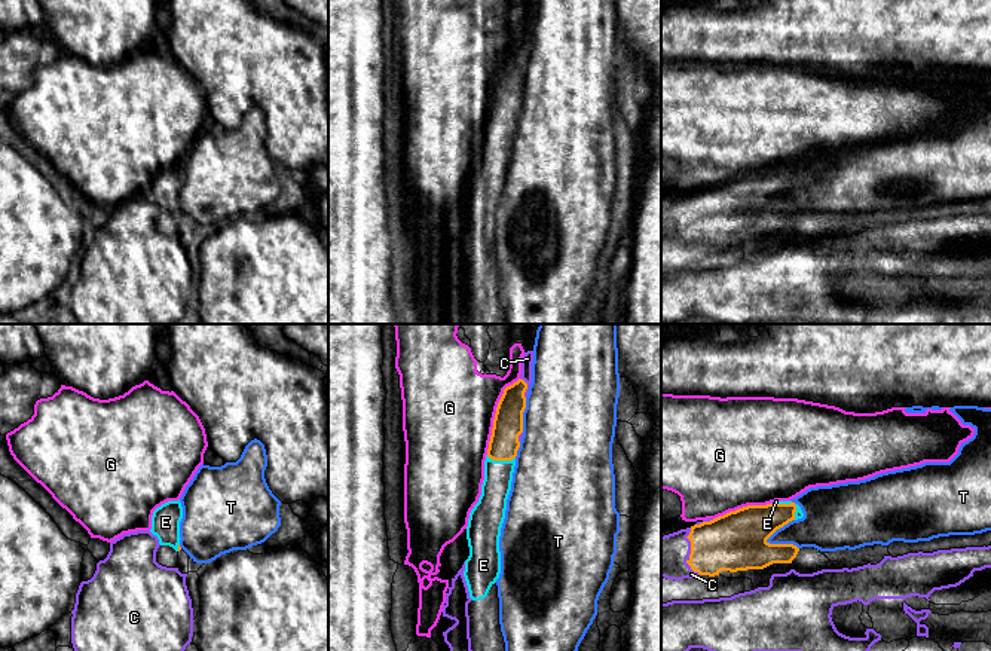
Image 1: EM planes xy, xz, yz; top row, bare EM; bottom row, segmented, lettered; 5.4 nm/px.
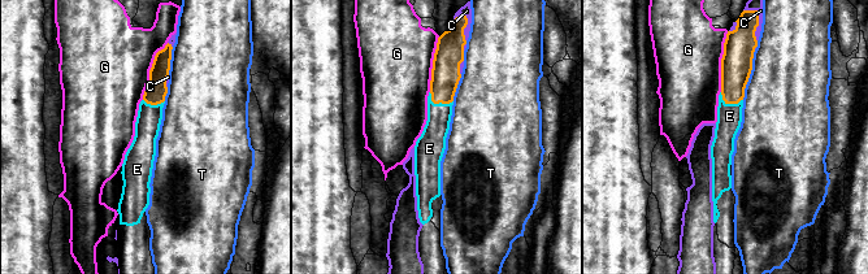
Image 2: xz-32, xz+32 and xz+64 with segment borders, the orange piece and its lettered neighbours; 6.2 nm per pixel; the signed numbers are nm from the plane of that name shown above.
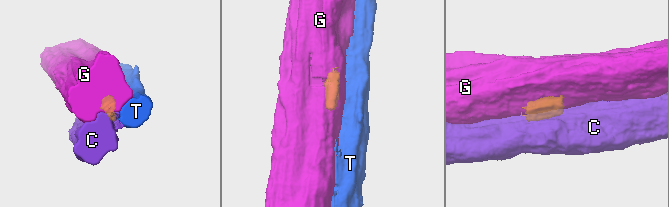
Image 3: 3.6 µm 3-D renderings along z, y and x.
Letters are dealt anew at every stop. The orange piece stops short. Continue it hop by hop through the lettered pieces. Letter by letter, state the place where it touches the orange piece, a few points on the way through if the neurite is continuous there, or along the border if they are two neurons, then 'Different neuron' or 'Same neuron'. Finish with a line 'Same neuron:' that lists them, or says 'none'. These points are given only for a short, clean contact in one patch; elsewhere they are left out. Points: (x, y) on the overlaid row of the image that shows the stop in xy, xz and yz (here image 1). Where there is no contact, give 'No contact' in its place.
C: Touches orange at yz (691, 553). Different neuron
E: Touches orange at xz (501, 460). Path across: xz (504, 443), (501, 460), (498, 474). Same neuron
G: Touches orange at xz (495, 415). Boundary: xz (519, 378), (504, 390), (498, 403), (486, 454). Different neuron
T: Touches orange at yz (779, 528). Different neuron
Same neuron: E

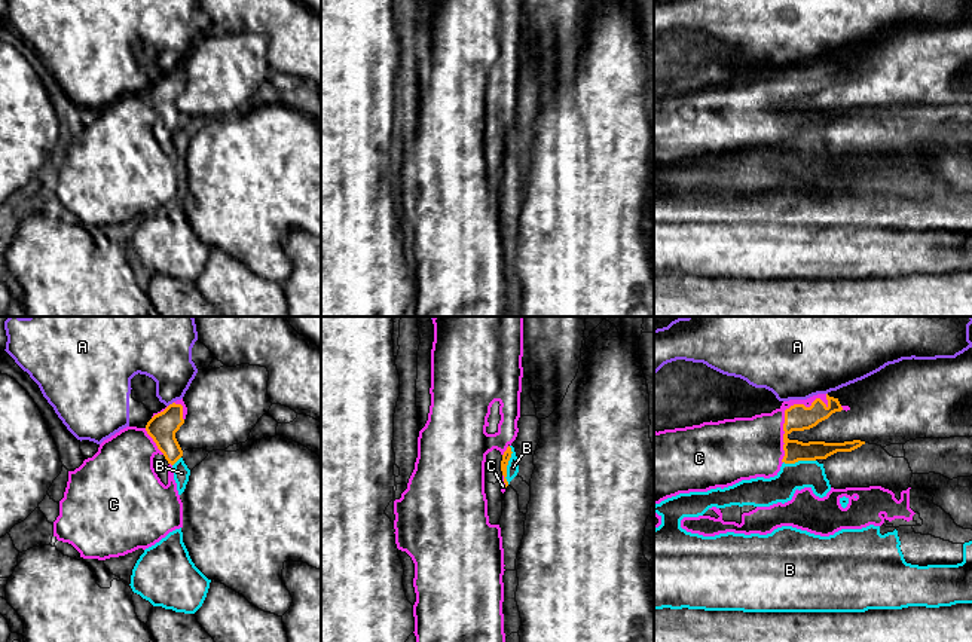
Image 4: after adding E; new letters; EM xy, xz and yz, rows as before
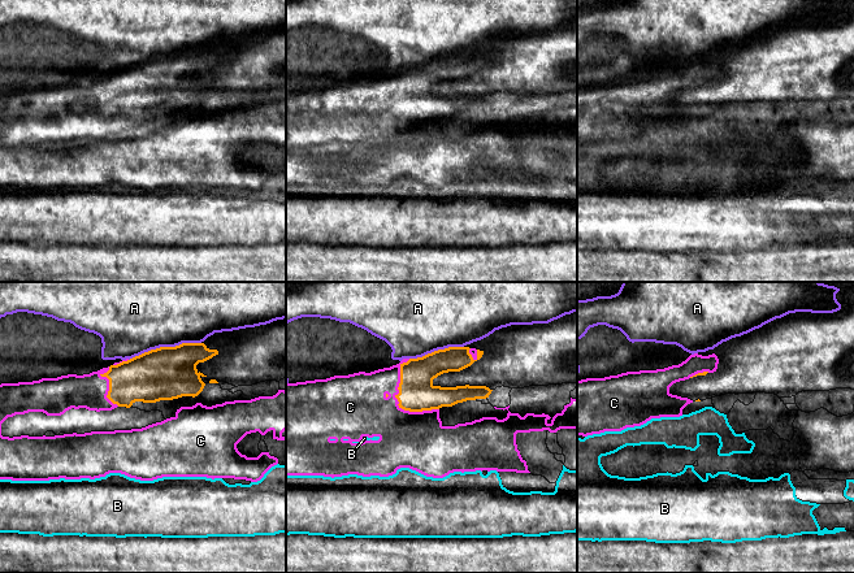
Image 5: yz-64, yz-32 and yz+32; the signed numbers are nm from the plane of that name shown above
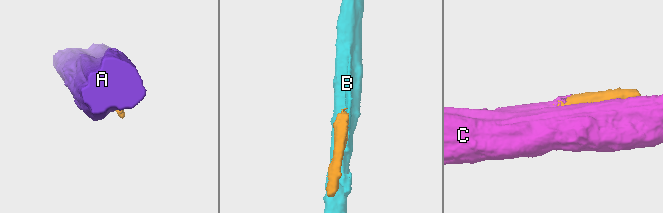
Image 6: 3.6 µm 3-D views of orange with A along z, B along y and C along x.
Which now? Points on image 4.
A: Touches orange at xy (170, 404). Different neuron
B: Touches orange at xz (507, 464). Boundary: xz (510, 446), (512, 456), (506, 468), (507, 483). Different neuron
C: Touches orange at yz (785, 412). Different neuron
Same neuron: none

